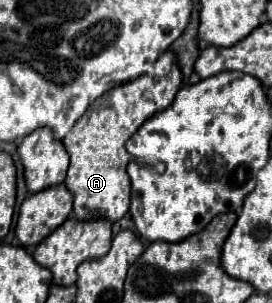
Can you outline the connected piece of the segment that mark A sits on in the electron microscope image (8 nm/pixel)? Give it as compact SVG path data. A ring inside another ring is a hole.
M166 51L154 63L150 73L144 73L140 79L130 83L122 83L110 89L106 95L98 97L92 107L78 119L72 127L70 135L62 139L68 155L70 169L64 185L74 197L74 217L78 221L96 221L104 219L116 223L124 217L130 207L130 177L126 173L126 165L130 155L124 149L124 143L138 131L138 127L150 119L154 113L166 109L176 91L180 89L182 73L174 61L172 51Z

